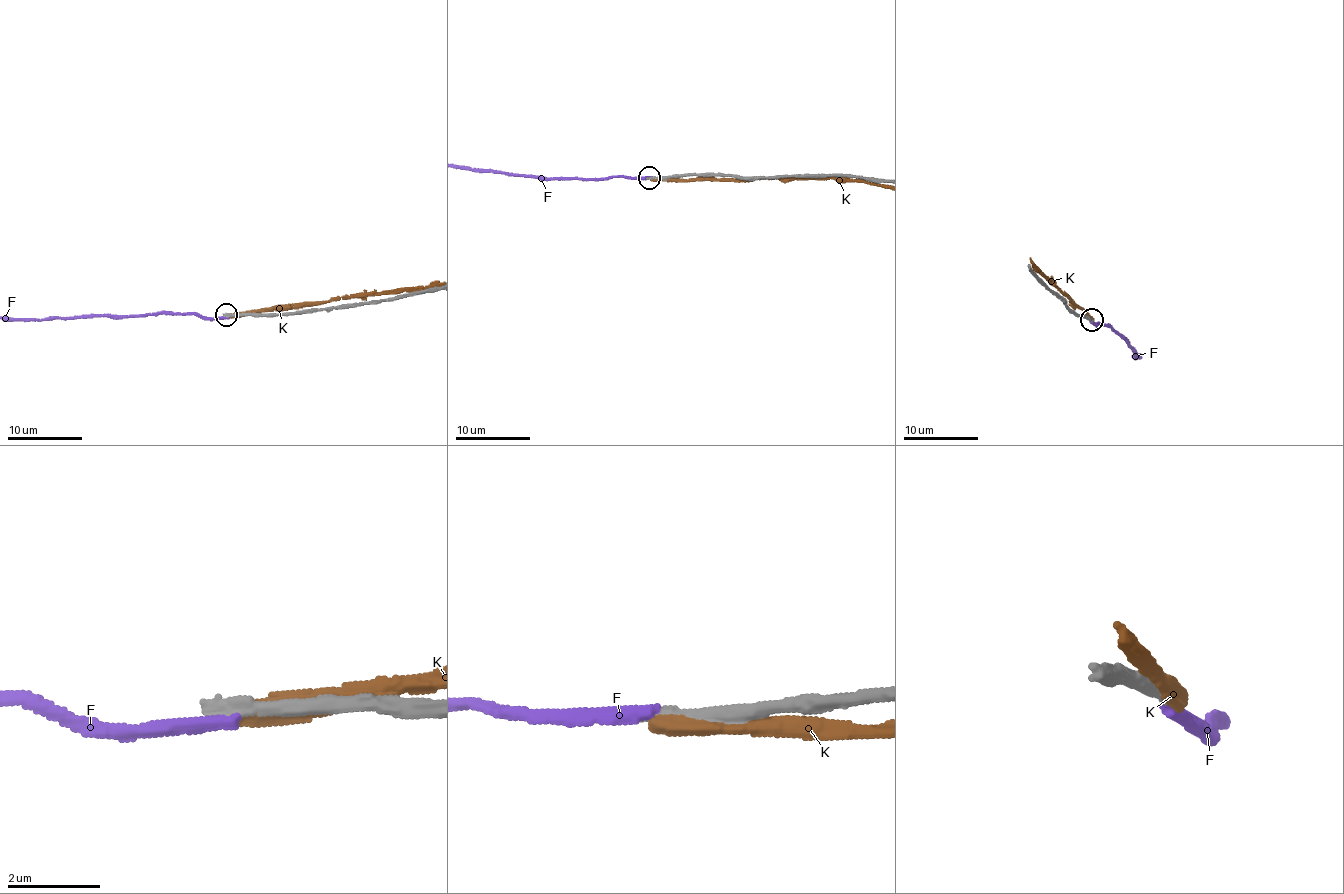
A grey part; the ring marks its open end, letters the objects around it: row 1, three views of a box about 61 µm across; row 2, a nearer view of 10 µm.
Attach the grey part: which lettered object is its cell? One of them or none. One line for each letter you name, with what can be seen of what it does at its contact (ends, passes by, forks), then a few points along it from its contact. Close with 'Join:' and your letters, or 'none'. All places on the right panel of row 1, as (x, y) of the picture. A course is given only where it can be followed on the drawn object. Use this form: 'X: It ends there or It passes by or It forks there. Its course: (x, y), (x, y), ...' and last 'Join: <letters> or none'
Join: none

